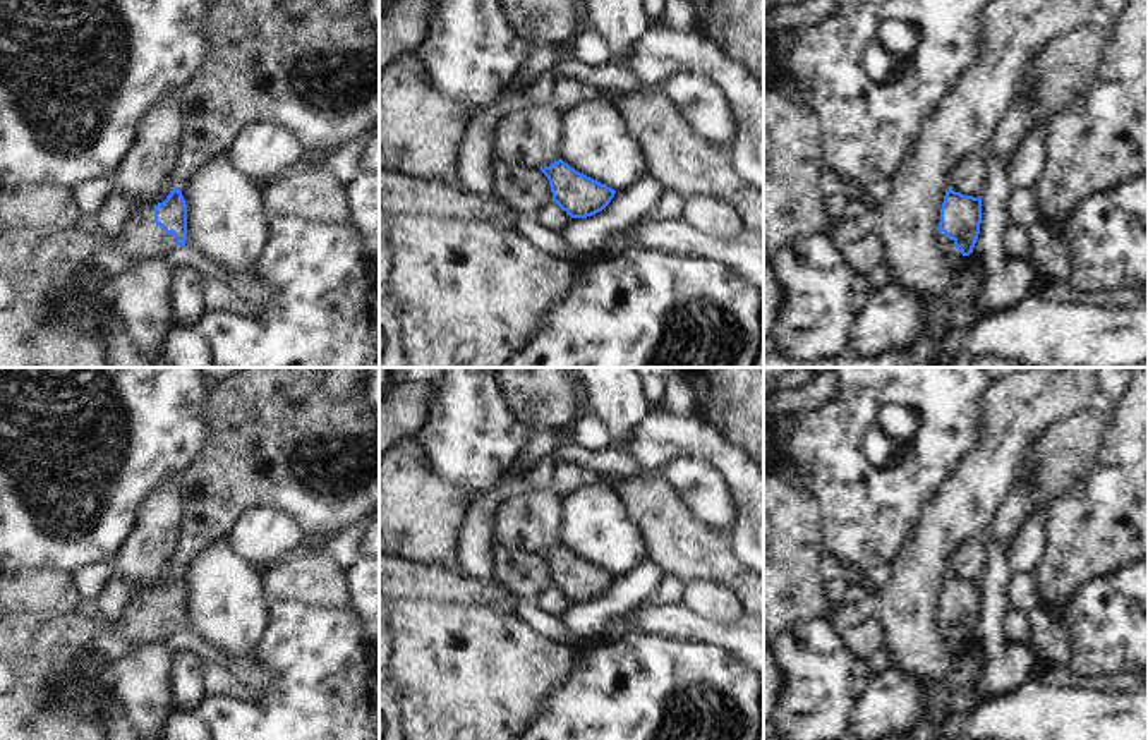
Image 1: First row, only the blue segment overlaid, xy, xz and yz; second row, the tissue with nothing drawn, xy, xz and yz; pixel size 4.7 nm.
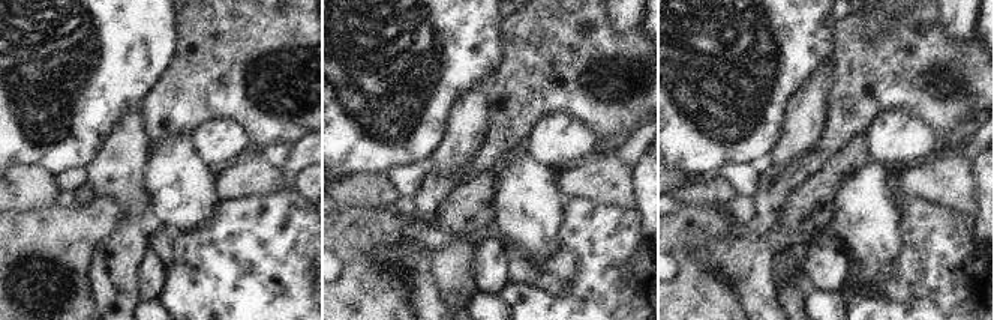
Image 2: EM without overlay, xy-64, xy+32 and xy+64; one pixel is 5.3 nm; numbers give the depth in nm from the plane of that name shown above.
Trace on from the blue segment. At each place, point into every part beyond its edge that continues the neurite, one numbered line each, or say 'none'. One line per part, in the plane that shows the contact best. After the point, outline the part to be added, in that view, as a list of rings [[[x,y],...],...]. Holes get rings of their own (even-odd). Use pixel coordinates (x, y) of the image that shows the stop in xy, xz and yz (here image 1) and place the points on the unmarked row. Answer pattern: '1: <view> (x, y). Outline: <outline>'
1: xy (57, 692). Outline: [[[153,591],[137,592],[112,623],[100,616],[86,618],[76,610],[63,616],[2,613],[0,661],[12,671],[12,685],[0,694],[0,740],[105,740],[108,688],[101,673],[110,661],[96,649],[94,639],[110,634],[142,644],[149,637],[166,637],[173,630],[175,622],[154,608]]]

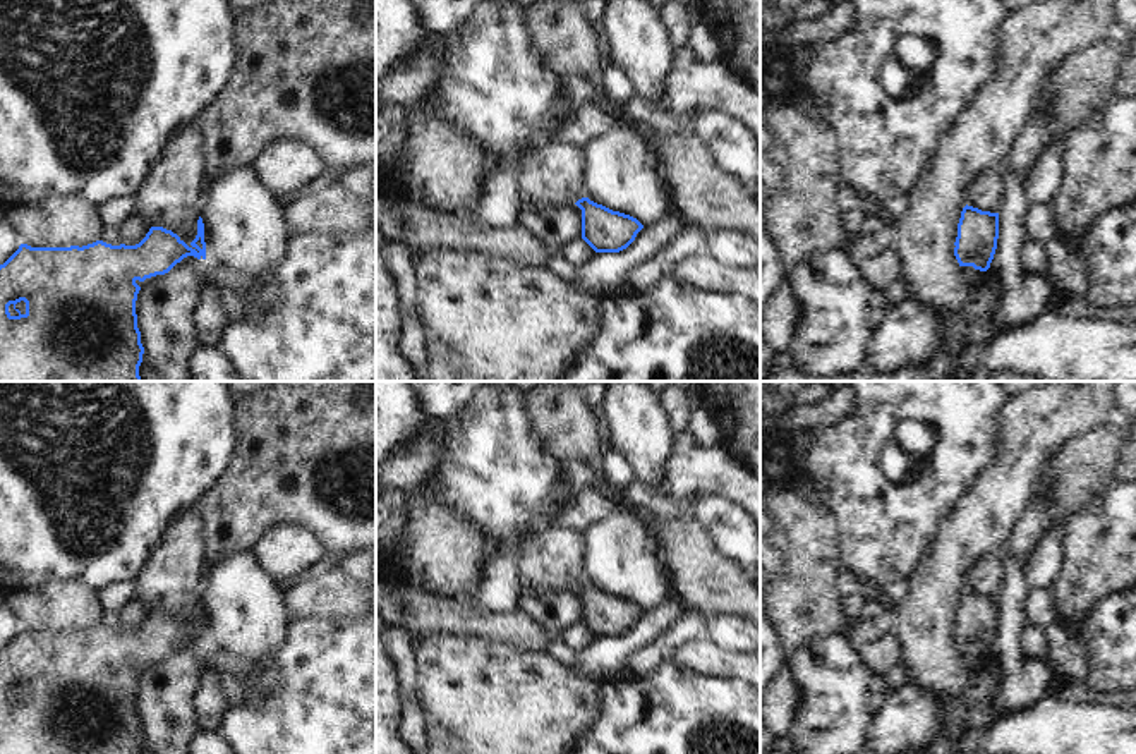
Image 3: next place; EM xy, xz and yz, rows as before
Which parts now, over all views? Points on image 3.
none.

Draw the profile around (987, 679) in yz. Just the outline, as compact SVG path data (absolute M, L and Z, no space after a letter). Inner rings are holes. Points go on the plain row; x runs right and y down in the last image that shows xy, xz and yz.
M990 654L983 656L983 663L970 672L970 685L966 690L966 704L970 714L978 720L992 704L994 696L1006 682L1006 670L1000 668Z

